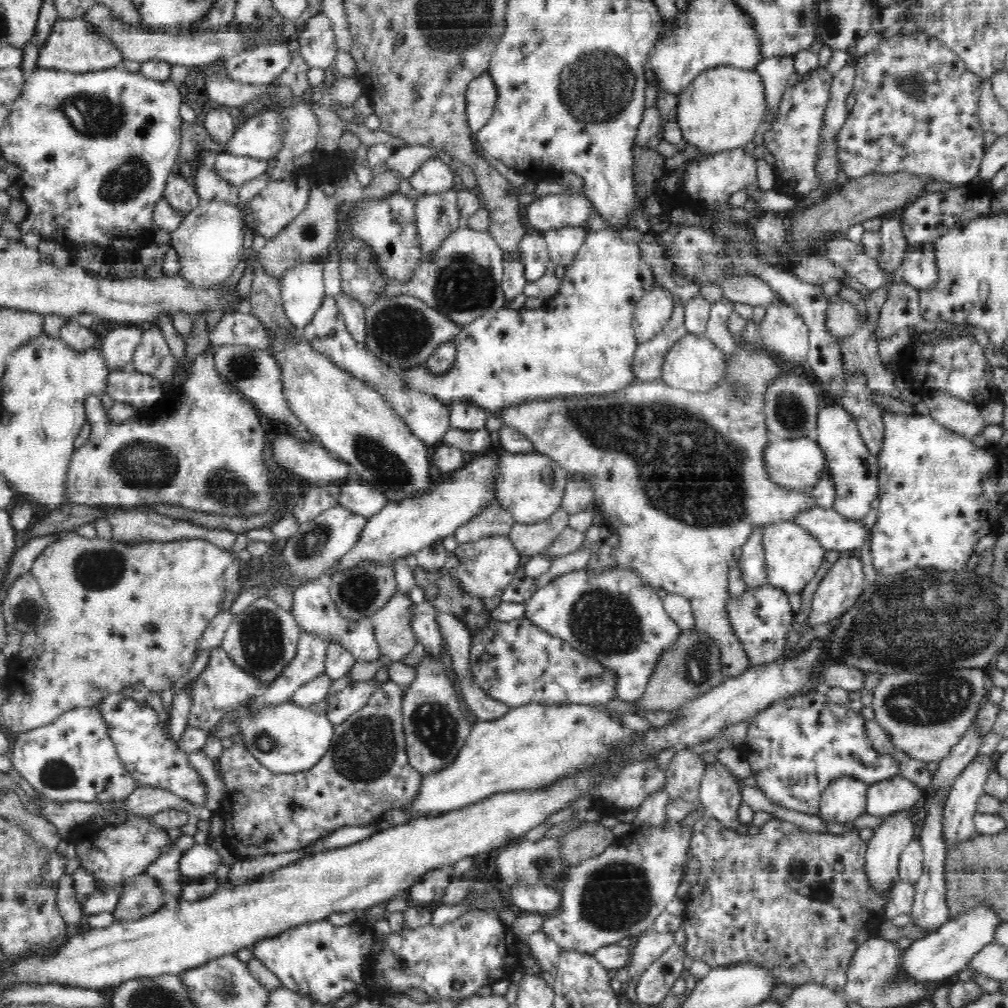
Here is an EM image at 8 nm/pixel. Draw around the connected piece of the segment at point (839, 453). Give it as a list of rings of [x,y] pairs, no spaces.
[[[839,403],[820,408],[814,437],[820,449],[825,452],[828,475],[835,484],[833,509],[844,519],[860,521],[868,514],[872,500],[876,500],[879,493],[879,464],[876,455],[862,441],[854,417]]]

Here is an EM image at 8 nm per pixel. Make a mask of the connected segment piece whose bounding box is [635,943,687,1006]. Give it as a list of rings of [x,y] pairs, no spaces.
[[[674,943],[669,946],[640,975],[636,984],[638,1002],[646,1006],[657,1006],[671,993],[672,984],[684,968],[686,949]]]

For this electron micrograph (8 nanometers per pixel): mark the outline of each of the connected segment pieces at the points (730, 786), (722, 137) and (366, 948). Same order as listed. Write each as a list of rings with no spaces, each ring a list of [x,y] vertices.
[[[719,762],[705,766],[698,799],[703,804],[706,817],[714,817],[725,829],[736,831],[744,823],[739,812],[742,797],[727,766]]]
[[[730,66],[711,68],[701,72],[684,90],[678,93],[679,101],[674,120],[681,128],[683,139],[702,153],[719,153],[743,147],[754,138],[765,115],[765,88],[762,77],[755,69]]]
[[[318,920],[314,924],[302,924],[276,938],[262,939],[251,951],[286,988],[325,1006],[346,992],[356,992],[362,984],[363,964],[366,955],[371,953],[373,939],[373,929],[357,920],[348,926],[335,926],[328,920]]]

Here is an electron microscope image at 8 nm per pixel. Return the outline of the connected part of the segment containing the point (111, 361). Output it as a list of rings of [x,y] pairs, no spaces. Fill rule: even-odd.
[[[118,327],[103,338],[100,351],[110,372],[125,370],[125,366],[133,360],[142,335],[140,327]]]

